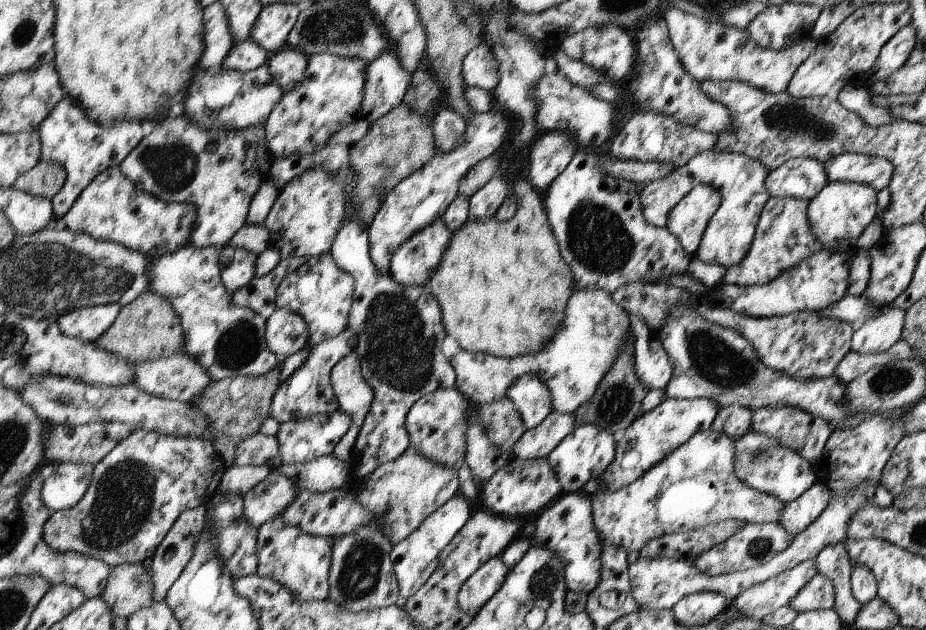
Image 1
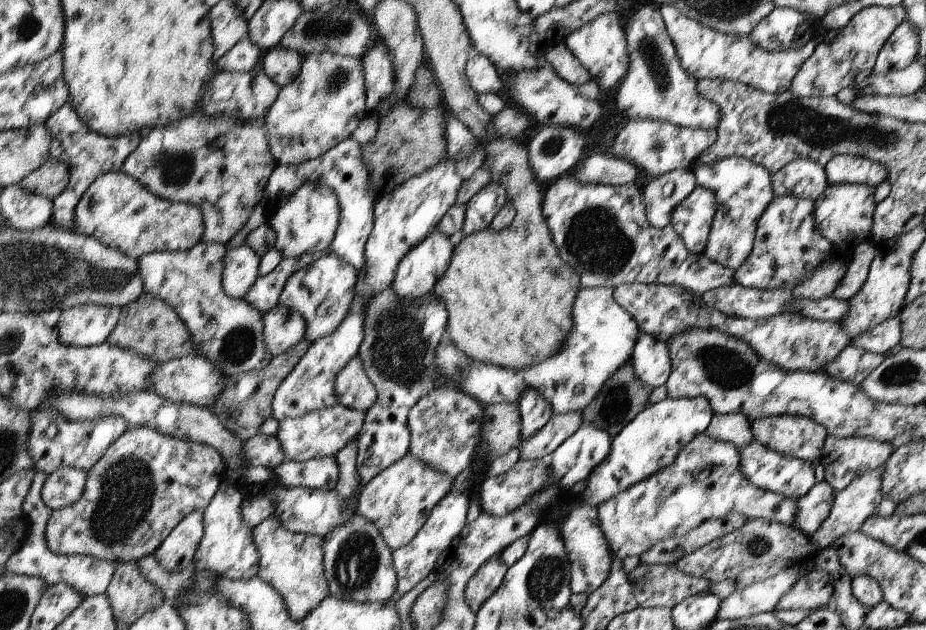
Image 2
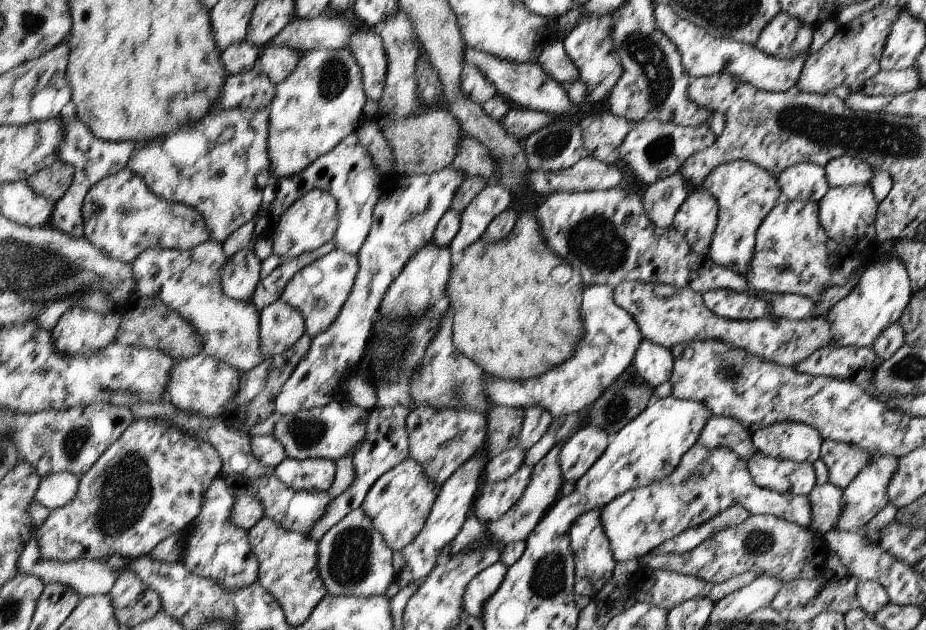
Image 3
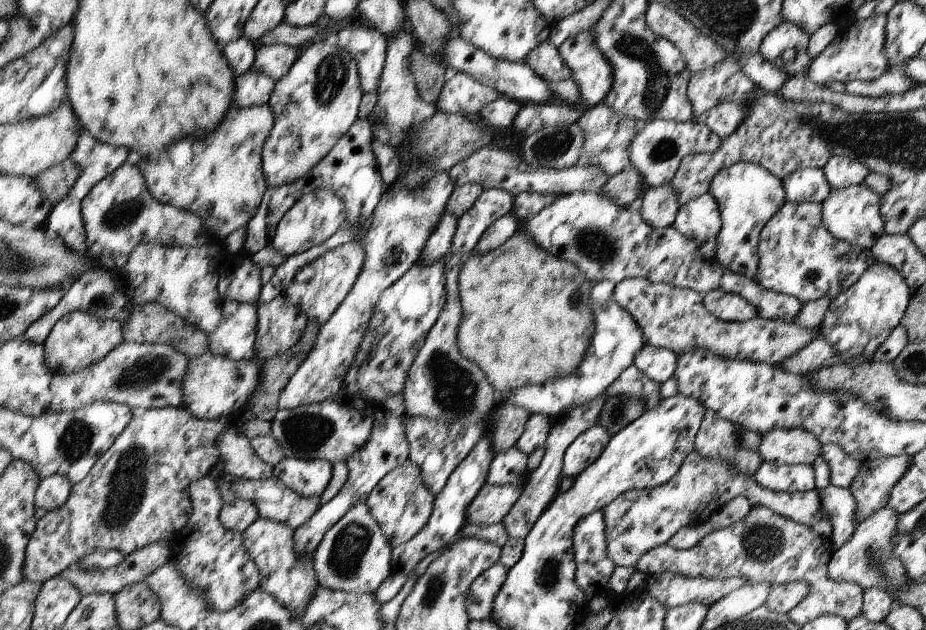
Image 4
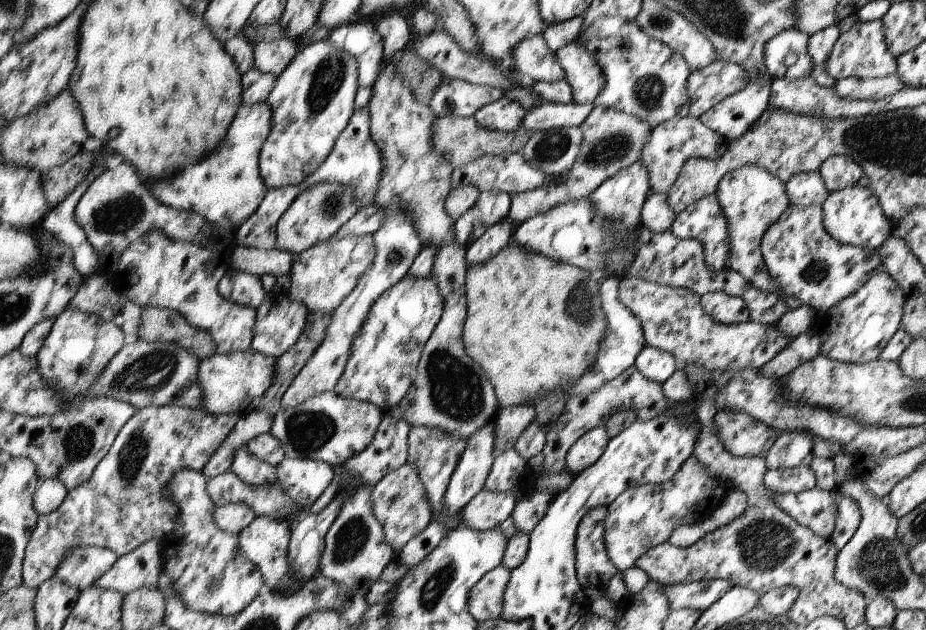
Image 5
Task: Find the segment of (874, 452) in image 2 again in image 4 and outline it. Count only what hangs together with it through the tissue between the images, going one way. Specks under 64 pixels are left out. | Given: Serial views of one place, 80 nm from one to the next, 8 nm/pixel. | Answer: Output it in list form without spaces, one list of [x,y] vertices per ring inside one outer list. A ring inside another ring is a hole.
[[[824,444],[821,456],[830,466],[831,484],[836,487],[849,489],[860,472],[860,463],[840,446]]]

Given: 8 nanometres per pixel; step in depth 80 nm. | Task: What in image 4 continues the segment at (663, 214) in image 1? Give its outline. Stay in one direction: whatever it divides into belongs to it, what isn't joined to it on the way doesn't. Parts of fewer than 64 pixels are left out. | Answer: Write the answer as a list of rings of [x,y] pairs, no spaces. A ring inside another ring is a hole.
[[[671,183],[658,187],[645,187],[638,204],[642,219],[653,228],[672,227],[680,207],[678,196]]]

